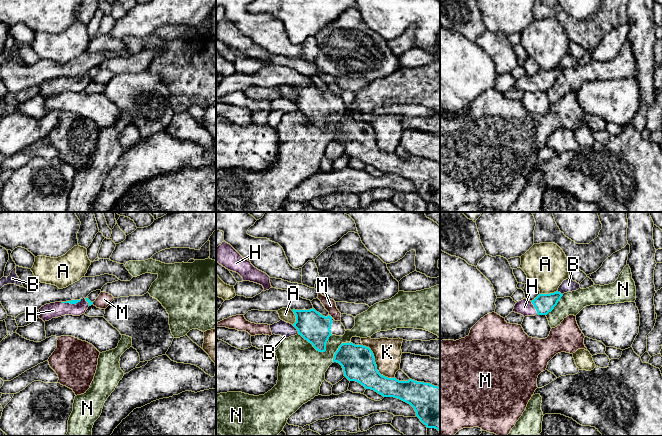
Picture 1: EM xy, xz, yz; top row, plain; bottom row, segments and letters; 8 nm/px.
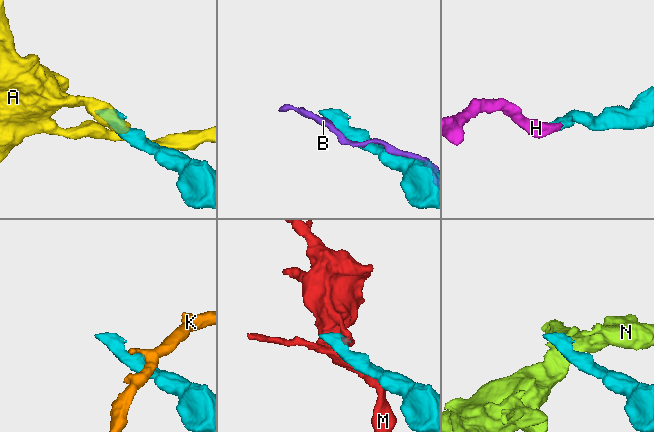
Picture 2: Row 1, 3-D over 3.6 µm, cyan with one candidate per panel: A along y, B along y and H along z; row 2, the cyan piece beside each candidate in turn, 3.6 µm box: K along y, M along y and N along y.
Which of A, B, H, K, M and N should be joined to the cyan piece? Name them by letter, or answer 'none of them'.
H

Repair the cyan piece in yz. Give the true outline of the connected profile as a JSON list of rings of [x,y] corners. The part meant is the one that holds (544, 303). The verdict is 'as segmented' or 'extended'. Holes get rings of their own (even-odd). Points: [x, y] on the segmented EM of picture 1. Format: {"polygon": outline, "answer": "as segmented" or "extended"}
{"polygon": [[[556,291],[550,294],[539,294],[534,300],[523,299],[517,302],[513,312],[525,316],[547,315],[557,305],[563,294]]], "answer": "extended"}

